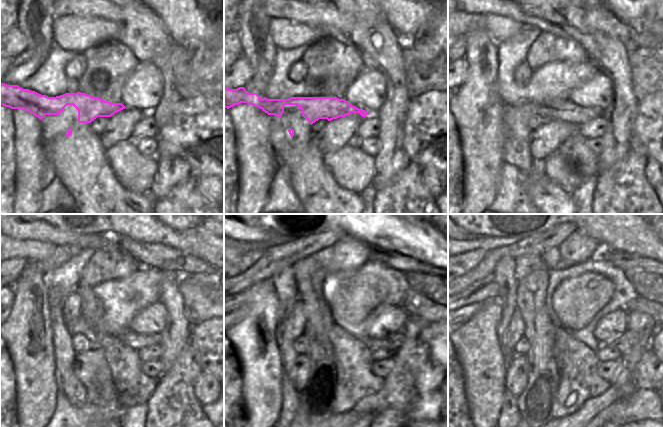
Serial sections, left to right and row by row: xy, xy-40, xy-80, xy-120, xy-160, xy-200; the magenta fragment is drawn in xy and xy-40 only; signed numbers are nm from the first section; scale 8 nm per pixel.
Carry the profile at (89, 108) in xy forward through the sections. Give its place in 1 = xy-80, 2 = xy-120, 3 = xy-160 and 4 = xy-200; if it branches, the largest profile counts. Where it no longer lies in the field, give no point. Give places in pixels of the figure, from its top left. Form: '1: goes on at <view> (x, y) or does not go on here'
1: goes on at xy-80 (563, 110)
2: goes on at xy-120 (137, 341)
3: goes on at xy-160 (393, 342)
4: goes on at xy-200 (625, 341)

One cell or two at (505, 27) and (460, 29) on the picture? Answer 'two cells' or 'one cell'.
one cell

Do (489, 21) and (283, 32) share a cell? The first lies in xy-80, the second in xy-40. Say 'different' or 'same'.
same

